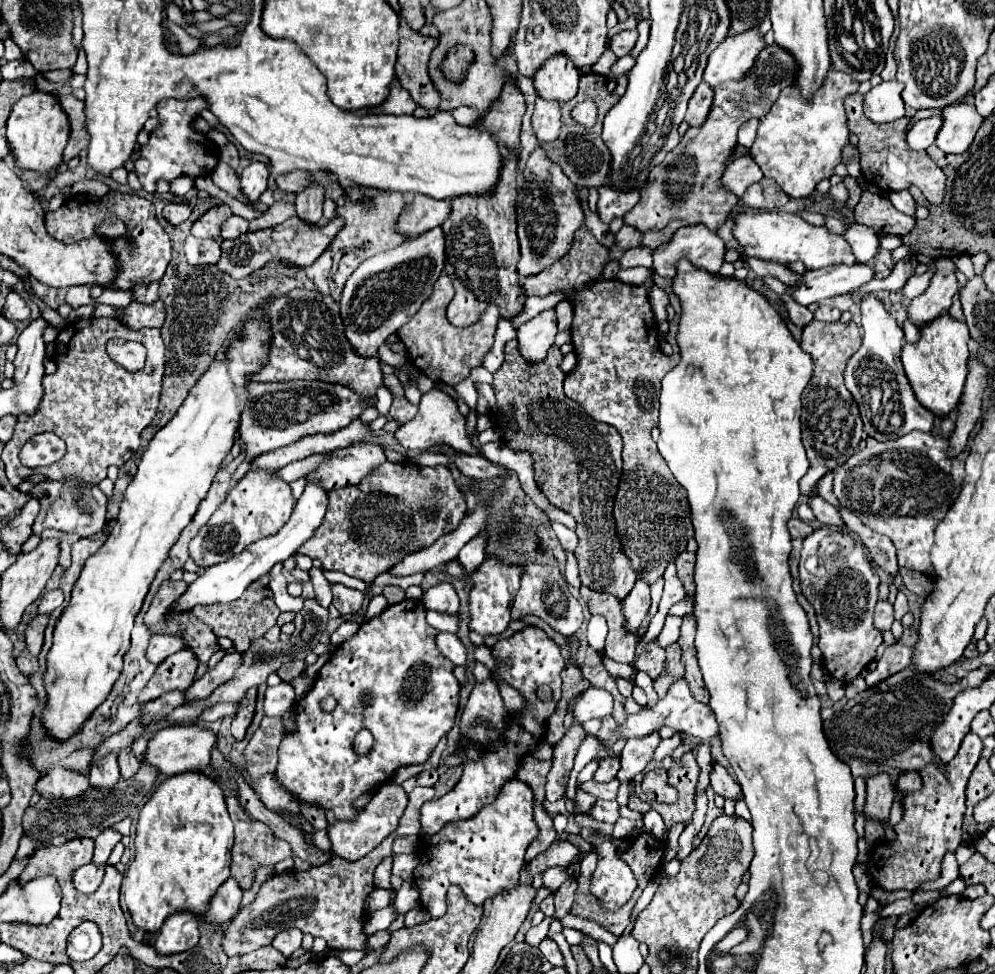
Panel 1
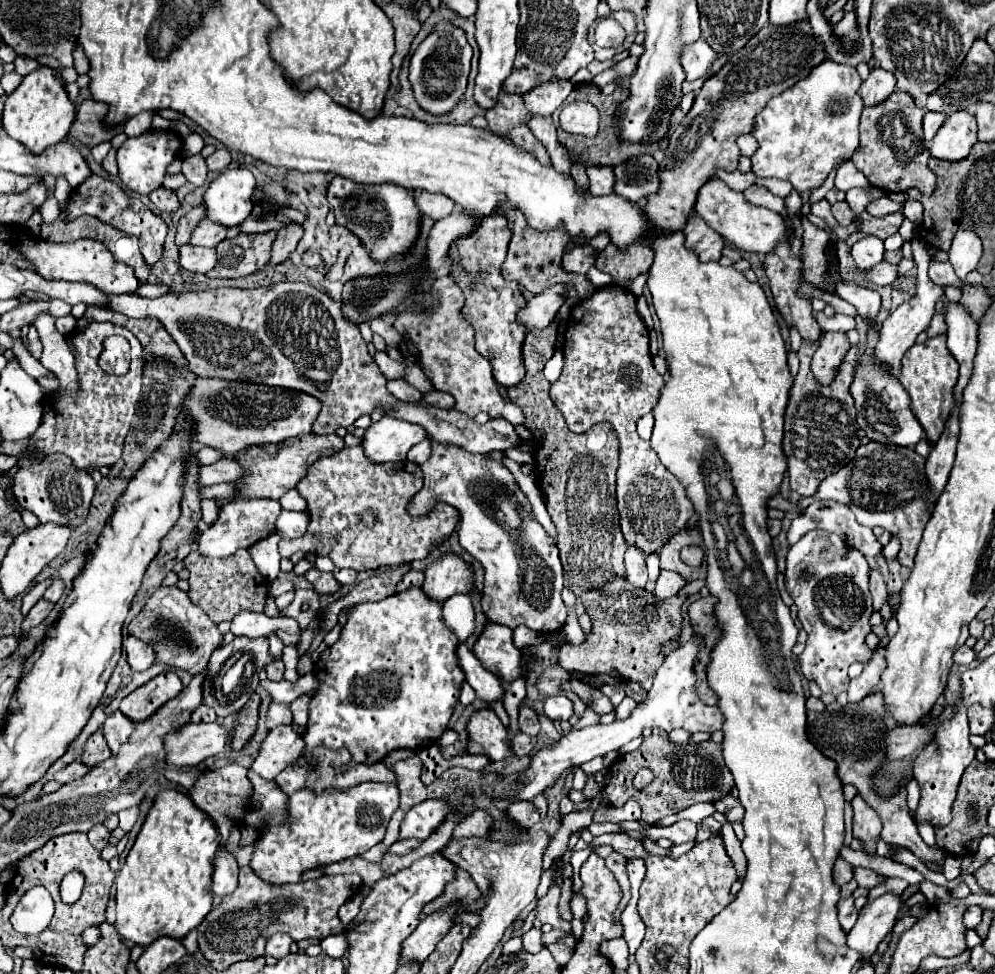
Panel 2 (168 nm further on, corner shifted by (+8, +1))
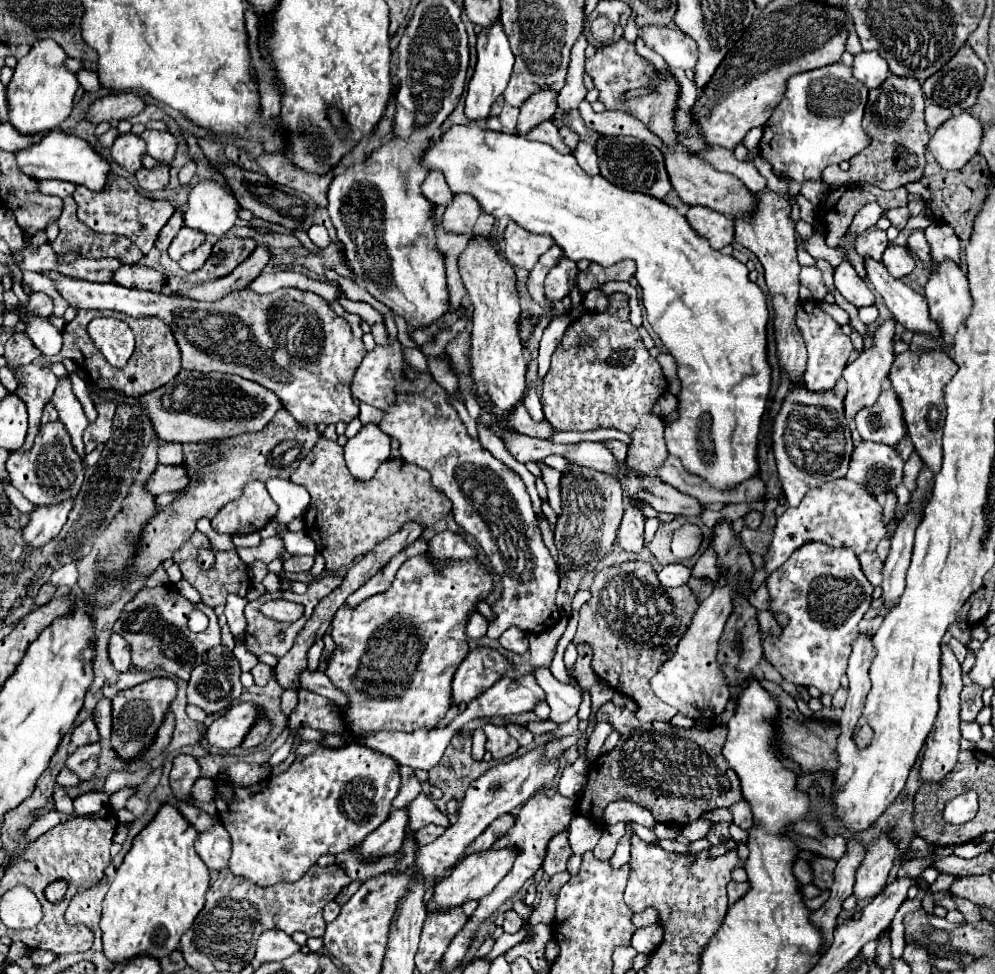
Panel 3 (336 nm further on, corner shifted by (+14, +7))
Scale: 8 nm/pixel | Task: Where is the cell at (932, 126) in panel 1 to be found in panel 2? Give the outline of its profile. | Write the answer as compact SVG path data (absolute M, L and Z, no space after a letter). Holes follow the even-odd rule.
M926 112L924 116L924 142L930 144L930 140L936 136L938 128L944 124L948 116L946 114L940 114L940 112Z

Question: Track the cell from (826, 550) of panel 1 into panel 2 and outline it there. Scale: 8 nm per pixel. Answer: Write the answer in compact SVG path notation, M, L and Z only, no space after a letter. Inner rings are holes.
M822 530L808 532L788 550L786 590L798 608L798 620L808 632L806 648L796 658L798 670L806 680L814 680L824 694L846 692L850 664L868 662L872 656L872 650L864 644L864 636L872 630L868 572L870 566L858 550L846 546L836 534Z

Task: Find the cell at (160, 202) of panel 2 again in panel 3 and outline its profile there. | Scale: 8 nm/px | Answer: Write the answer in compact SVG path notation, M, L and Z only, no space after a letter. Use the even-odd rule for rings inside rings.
M160 164L154 170L144 168L136 174L136 180L138 180L138 186L146 192L160 192L168 186L168 166Z

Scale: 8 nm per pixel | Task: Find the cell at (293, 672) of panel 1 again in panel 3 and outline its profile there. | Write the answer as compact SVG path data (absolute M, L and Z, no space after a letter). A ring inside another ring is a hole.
M260 662L258 666L252 668L252 676L254 676L254 682L256 682L258 686L264 686L264 684L268 682L270 674L272 674L272 668L270 668L268 664L262 664L262 662Z

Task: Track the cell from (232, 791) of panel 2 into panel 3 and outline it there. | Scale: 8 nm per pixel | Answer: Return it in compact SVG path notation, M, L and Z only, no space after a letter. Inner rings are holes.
M176 756L170 772L170 788L180 802L192 804L192 786L200 778L202 768L194 756Z

